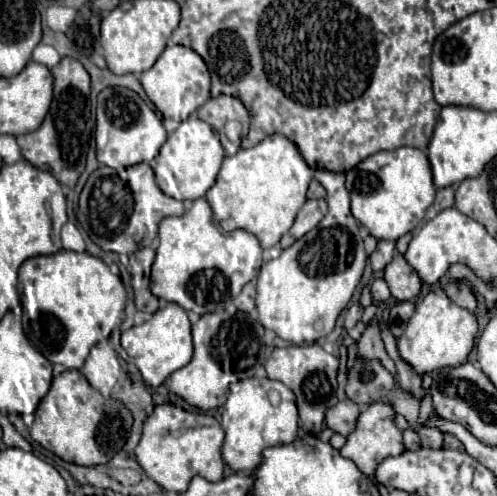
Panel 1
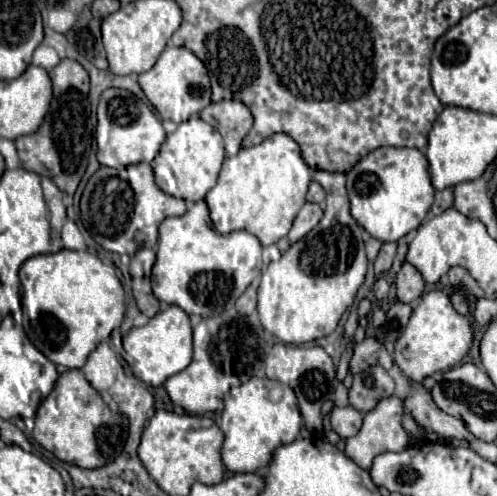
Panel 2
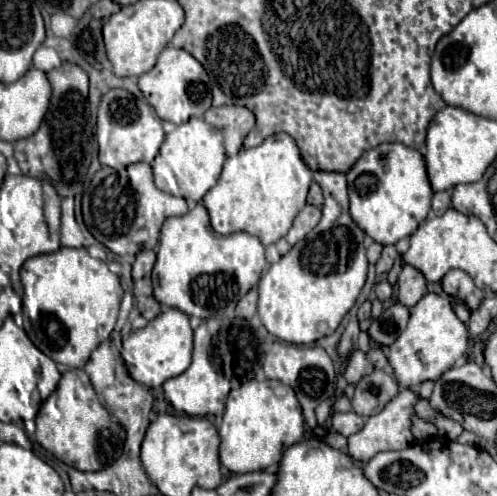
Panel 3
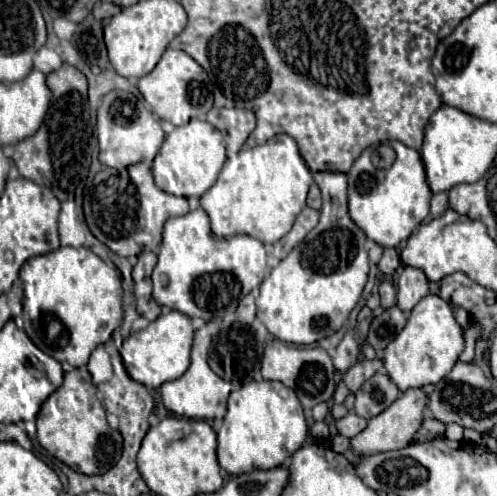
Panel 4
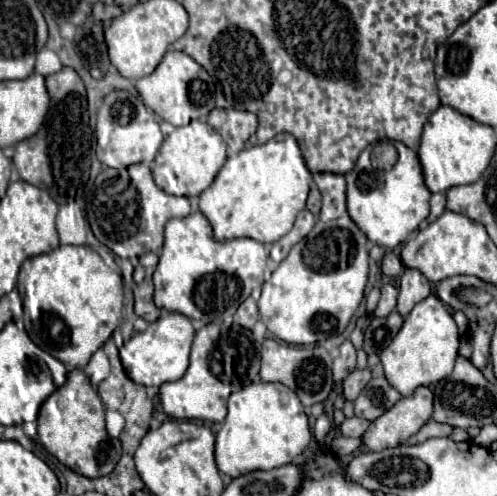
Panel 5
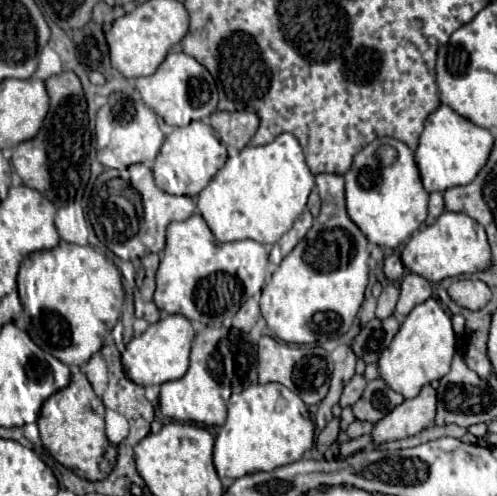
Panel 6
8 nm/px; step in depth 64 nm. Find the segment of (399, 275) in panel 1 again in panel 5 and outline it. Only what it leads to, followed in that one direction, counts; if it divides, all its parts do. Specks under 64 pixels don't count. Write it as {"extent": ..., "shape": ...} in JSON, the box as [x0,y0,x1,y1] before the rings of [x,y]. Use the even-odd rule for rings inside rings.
{"extent":[398,268,430,316],"shape":[[[406,268],[400,276],[400,294],[398,294],[398,312],[408,316],[408,312],[430,294],[430,284],[420,270]]]}

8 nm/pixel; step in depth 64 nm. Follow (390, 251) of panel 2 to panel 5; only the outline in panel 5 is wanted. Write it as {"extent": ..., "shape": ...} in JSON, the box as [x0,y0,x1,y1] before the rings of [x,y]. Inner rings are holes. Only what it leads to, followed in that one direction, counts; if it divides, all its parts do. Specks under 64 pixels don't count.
{"extent":[380,252,404,278],"shape":[[[386,252],[384,258],[382,258],[380,268],[390,278],[396,278],[396,276],[400,276],[404,272],[404,264],[402,264],[402,260],[400,260],[400,256],[396,252]]]}

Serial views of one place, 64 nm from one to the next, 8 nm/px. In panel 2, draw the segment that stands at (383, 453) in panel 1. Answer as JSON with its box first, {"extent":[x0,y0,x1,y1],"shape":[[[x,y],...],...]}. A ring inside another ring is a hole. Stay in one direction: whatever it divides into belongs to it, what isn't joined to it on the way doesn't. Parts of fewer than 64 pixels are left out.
{"extent":[344,398,410,470],"shape":[[[400,398],[380,400],[380,404],[376,404],[376,408],[372,408],[372,412],[364,414],[364,422],[362,422],[360,432],[346,440],[344,454],[348,458],[352,458],[360,468],[370,470],[372,468],[372,460],[378,454],[402,452],[404,448],[408,448],[410,446],[410,438],[408,438],[408,432],[402,428],[402,422],[400,422],[402,414],[404,414],[404,400],[400,400]]]}

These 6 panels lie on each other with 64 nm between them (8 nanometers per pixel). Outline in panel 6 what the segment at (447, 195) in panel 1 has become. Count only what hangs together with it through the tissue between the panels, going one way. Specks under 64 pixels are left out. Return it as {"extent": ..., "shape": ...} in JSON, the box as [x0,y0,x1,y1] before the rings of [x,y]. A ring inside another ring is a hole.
{"extent":[426,192,444,226],"shape":[[[432,192],[430,194],[430,206],[428,206],[426,224],[430,226],[442,212],[444,212],[444,196],[442,196],[442,192]]]}

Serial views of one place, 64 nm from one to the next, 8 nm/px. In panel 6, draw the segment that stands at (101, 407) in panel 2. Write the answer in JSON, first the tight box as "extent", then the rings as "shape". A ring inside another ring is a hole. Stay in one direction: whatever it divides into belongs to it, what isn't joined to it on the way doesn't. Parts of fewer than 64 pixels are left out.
{"extent":[40,370,116,480],"shape":[[[76,370],[66,388],[52,394],[40,410],[40,438],[44,448],[68,470],[86,480],[104,480],[116,466],[116,446],[110,444],[104,432],[104,404],[94,394],[84,372]]]}

